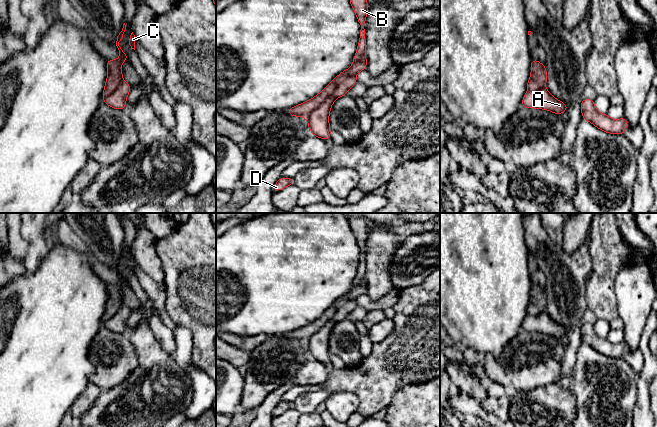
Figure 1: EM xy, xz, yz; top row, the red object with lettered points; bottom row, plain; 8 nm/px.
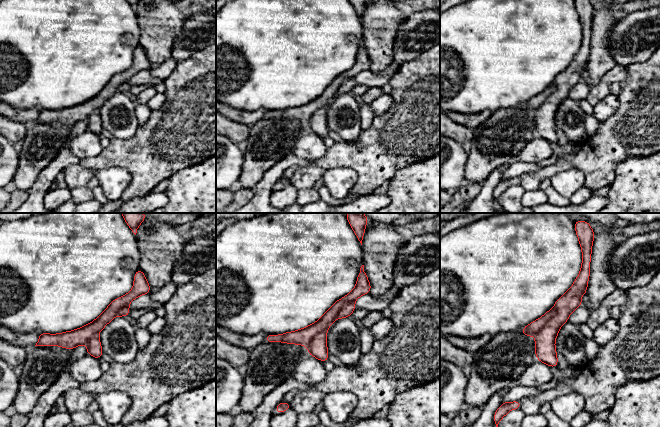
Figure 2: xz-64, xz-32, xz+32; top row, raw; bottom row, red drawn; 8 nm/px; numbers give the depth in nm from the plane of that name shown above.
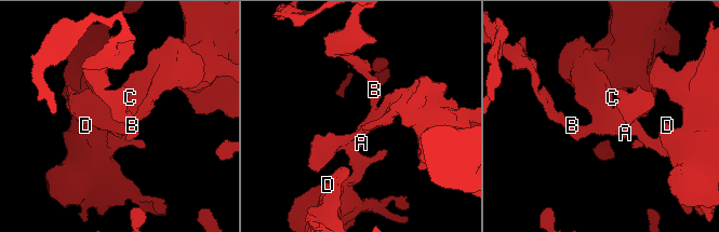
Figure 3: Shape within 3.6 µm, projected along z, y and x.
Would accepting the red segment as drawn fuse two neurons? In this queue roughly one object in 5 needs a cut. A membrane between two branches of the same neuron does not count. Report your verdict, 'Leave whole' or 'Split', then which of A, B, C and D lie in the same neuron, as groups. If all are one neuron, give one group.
Leave whole. Groups: A B C D

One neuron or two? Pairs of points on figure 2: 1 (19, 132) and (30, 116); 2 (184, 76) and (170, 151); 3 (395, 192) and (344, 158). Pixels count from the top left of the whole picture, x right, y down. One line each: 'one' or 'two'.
1: two
2: one
3: two

